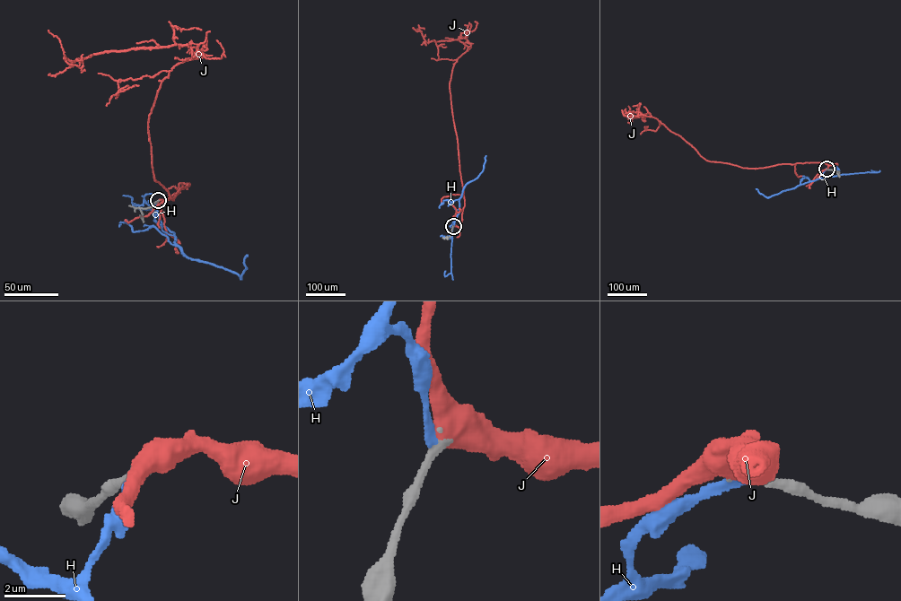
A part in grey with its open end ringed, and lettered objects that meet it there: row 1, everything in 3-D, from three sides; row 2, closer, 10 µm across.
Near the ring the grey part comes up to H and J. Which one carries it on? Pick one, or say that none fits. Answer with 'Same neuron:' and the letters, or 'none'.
Same neuron: J

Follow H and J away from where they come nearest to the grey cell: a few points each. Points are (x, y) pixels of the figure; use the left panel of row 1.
H: (158, 201), (158, 218), (174, 233), (174, 242), (187, 257), (221, 266), (240, 277), (248, 255)
J: (158, 200), (189, 183), (172, 199), (154, 180), (149, 115), (170, 69), (206, 55), (71, 61), (48, 30)

